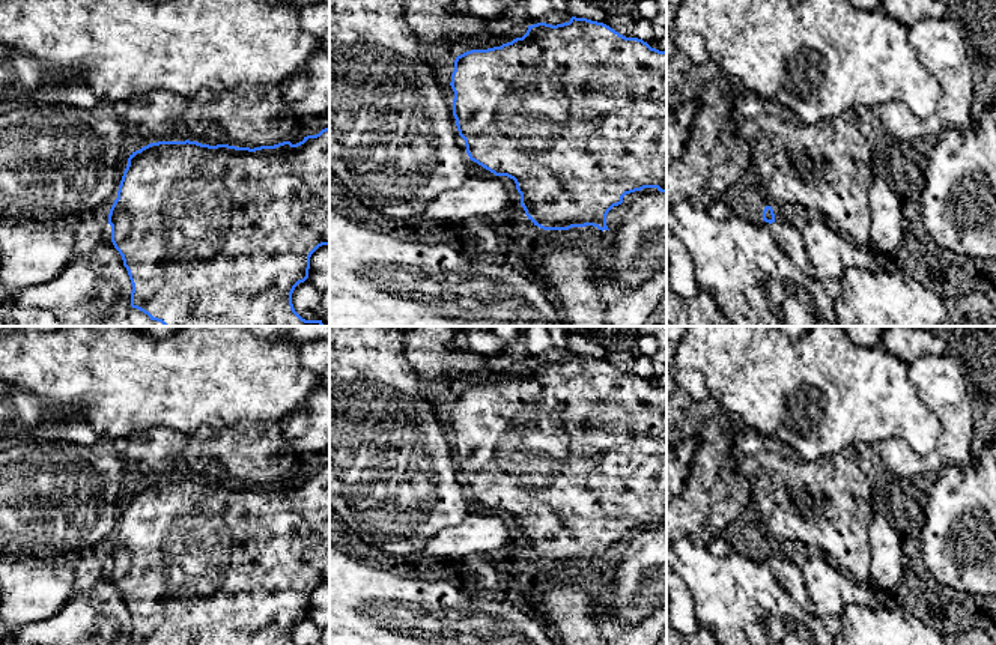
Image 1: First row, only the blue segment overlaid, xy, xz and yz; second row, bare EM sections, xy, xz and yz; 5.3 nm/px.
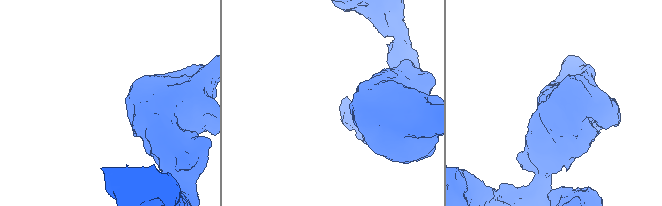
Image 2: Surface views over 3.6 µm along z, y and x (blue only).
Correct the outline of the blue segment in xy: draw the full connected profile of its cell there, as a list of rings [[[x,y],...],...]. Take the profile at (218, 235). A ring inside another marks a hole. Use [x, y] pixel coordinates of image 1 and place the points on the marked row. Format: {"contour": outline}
{"contour": [[[329,126],[296,144],[283,141],[254,149],[209,146],[190,140],[150,143],[129,155],[108,224],[111,242],[122,256],[132,284],[131,307],[147,314],[150,320],[164,326],[323,326],[322,320],[305,320],[295,311],[292,293],[308,278],[311,254],[322,245],[329,247]]]}

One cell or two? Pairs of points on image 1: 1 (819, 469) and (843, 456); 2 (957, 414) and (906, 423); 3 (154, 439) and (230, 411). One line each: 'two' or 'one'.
1: one
2: two
3: two

